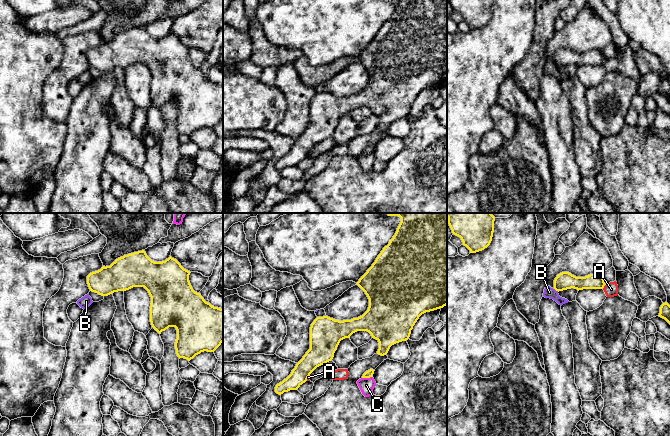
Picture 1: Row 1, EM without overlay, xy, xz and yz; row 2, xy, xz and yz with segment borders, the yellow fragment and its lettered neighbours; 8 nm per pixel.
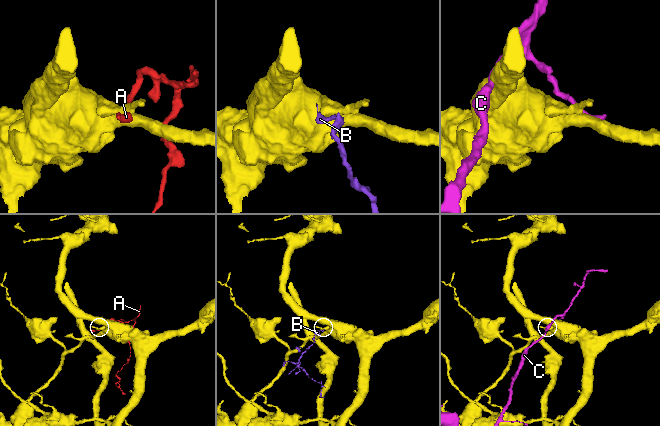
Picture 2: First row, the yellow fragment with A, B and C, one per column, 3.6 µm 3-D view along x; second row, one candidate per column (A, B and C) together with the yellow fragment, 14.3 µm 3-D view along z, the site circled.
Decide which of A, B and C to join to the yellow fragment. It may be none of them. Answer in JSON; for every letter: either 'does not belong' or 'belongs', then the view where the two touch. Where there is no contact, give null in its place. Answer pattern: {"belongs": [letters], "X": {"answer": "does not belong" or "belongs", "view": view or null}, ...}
{"belongs": [], "A": {"answer": "does not belong", "view": "yz"}, "B": {"answer": "does not belong", "view": "yz"}, "C": {"answer": "does not belong", "view": "xz"}}

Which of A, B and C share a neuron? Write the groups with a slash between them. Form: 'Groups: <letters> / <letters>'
Groups: A / B / C

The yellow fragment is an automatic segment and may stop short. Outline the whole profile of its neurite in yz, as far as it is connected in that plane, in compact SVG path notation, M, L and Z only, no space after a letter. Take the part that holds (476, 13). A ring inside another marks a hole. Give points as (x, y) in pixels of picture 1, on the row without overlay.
M449 0L452 9L461 14L470 29L487 24L493 13L494 0Z

